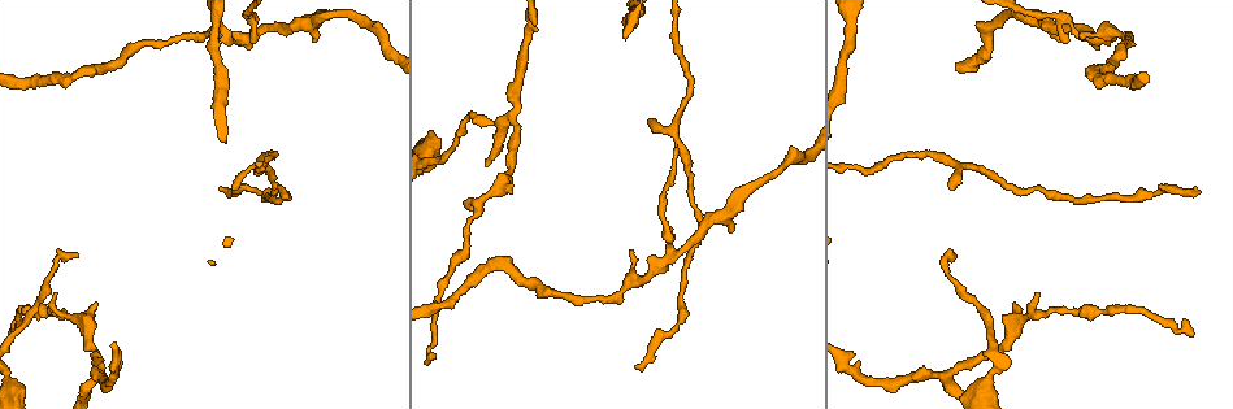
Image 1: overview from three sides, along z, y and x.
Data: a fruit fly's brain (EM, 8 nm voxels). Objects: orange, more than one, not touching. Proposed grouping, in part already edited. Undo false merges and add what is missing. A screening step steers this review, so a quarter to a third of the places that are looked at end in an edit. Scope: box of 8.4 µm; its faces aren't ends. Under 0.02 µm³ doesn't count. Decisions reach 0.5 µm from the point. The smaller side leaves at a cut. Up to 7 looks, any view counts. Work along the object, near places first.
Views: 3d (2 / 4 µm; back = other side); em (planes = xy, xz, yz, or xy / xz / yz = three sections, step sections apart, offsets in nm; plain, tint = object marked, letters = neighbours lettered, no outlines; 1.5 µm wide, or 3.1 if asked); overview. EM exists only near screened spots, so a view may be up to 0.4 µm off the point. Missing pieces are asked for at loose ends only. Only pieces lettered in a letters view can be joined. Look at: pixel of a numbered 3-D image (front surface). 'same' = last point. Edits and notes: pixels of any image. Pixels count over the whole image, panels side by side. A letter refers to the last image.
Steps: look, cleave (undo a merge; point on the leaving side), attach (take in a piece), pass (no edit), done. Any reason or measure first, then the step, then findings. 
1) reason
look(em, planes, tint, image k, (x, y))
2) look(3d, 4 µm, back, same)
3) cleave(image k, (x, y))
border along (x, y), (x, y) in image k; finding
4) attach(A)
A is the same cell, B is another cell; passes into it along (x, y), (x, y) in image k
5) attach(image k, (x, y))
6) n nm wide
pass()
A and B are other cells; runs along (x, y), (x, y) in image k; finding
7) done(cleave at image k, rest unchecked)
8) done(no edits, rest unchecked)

free end
look(em, planes, plain, image 1, (473, 209))

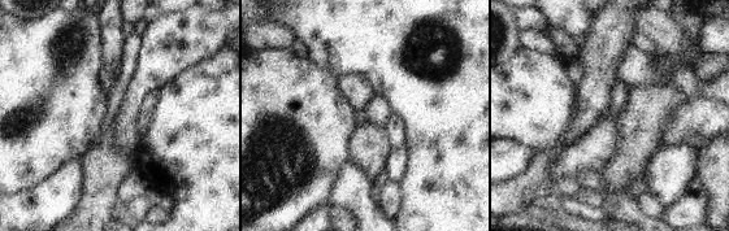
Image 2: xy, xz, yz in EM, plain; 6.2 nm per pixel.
see the neighbours
look(em, planes, letters, same)

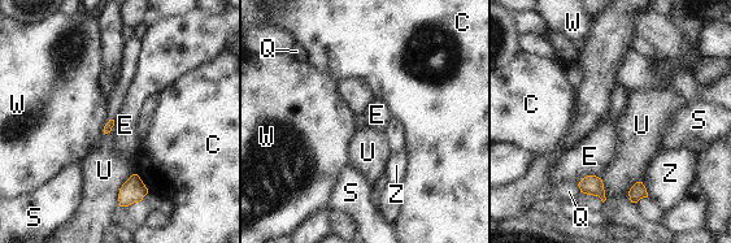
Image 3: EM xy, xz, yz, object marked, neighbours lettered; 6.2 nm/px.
pass()
C, E, Q, S, U, W and Z are other cells; border along (600, 177), (586, 176), (578, 185) in image 3; no lettered piece goes on from it

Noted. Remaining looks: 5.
two arms in line, one across
look(3d, 2 µm, image 1, (946, 377))

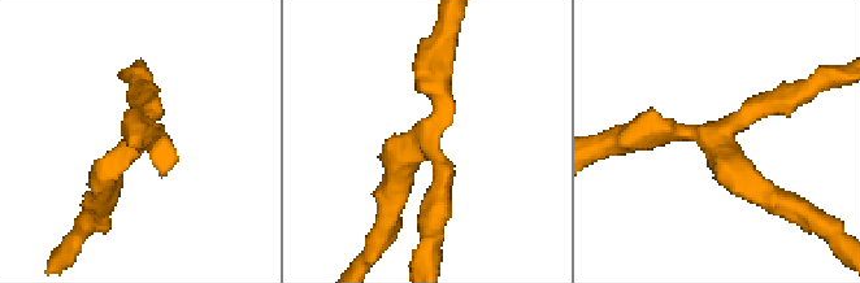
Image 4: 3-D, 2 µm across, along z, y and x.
3 arms; arms of 190, 190, 200 nm; need the tissue
look(em, yz, step 4, letters, image 4, (718, 135))

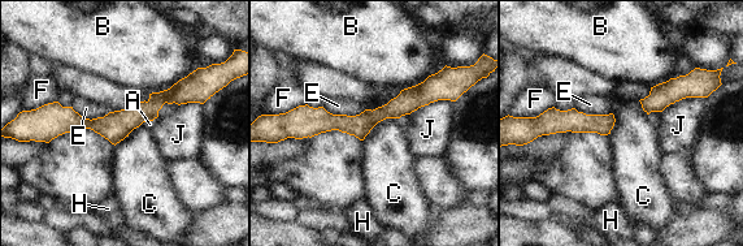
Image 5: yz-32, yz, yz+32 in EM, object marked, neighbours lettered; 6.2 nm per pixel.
110 nm wide
pass()
A, B, C, E, F, H and J are other cells; all the same cell

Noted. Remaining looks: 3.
free end
look(em, planes, letters, image 1, (1079, 35))

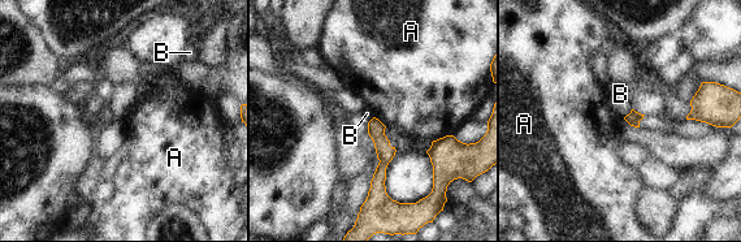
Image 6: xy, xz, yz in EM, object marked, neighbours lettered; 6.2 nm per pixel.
pass()
A and B are other cells; border along (453, 134), (446, 134), (430, 142) in image 6; none of them fits

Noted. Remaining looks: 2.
done(no edits, rest unchecked)

